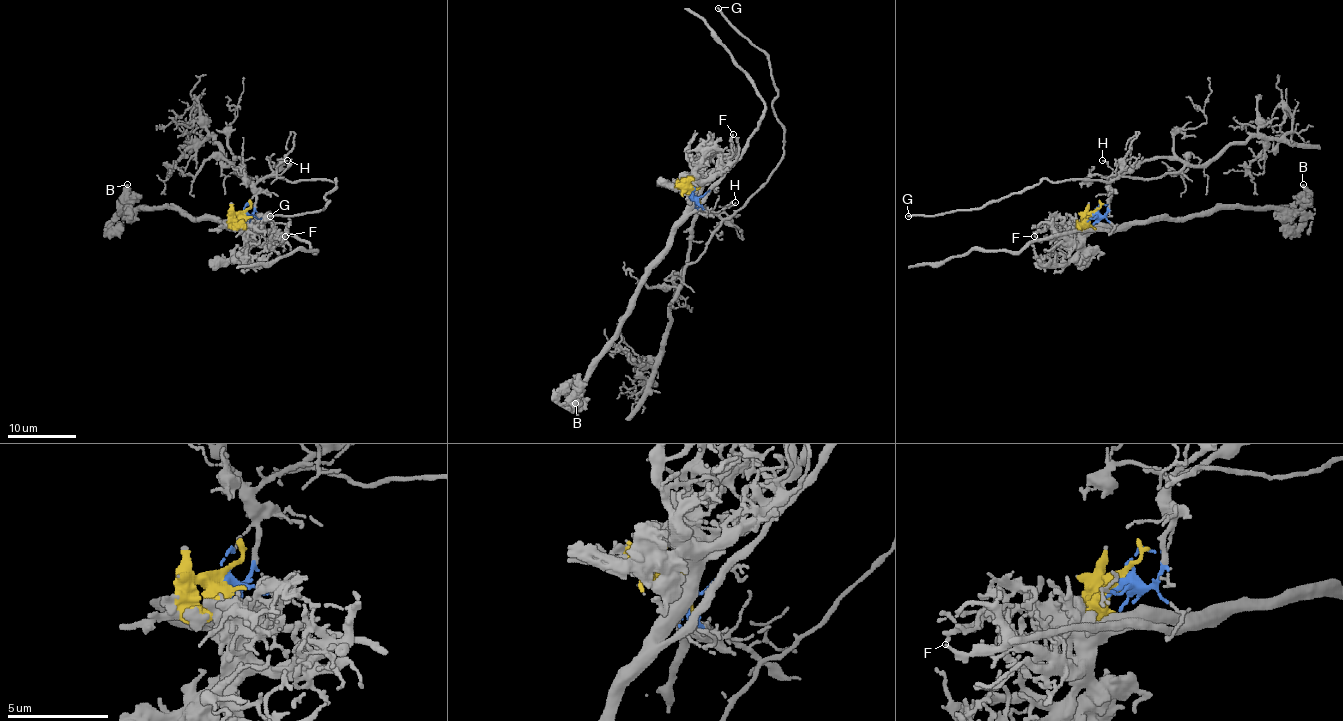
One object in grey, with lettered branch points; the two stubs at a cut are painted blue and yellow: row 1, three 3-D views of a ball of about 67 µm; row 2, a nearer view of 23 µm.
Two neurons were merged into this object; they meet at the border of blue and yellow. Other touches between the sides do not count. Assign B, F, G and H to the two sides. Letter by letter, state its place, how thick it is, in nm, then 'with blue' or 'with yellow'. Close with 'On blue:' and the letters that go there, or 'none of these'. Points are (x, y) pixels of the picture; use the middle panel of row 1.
B: (575, 403) | 280 nm | with yellow
F: (733, 134) | 160 nm | with yellow
G: (718, 8) | 160 nm | with blue
H: (735, 202) | 100 nm | with blue
On blue: G, H

